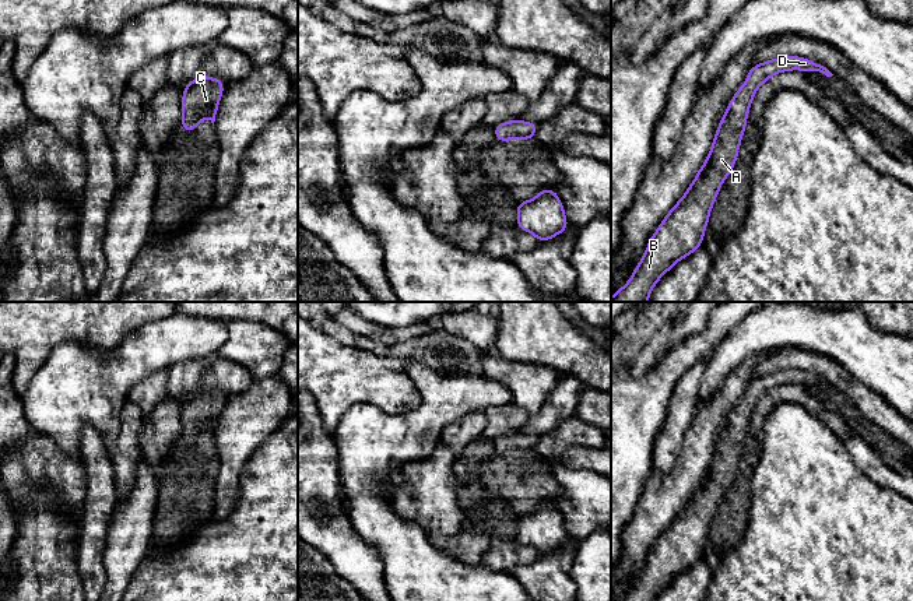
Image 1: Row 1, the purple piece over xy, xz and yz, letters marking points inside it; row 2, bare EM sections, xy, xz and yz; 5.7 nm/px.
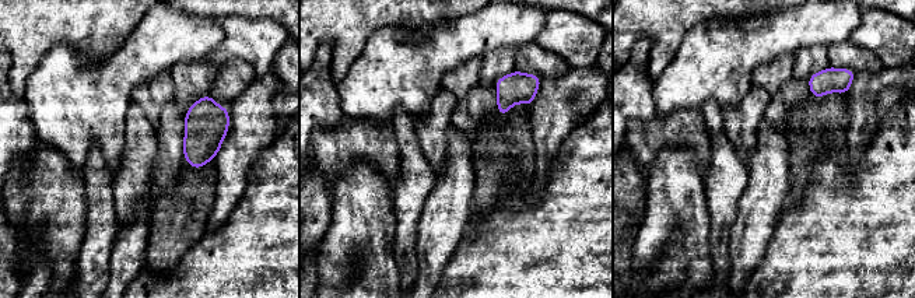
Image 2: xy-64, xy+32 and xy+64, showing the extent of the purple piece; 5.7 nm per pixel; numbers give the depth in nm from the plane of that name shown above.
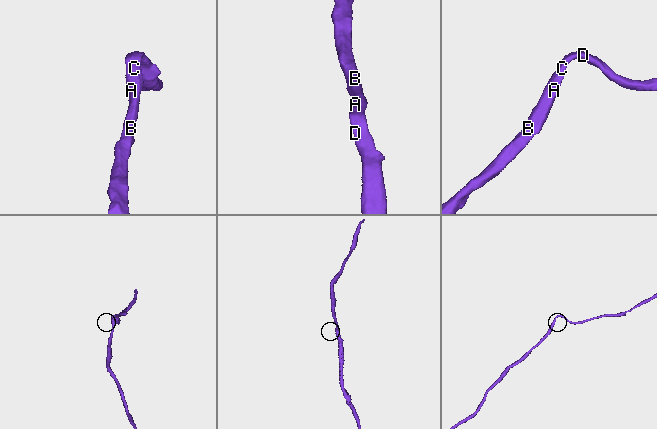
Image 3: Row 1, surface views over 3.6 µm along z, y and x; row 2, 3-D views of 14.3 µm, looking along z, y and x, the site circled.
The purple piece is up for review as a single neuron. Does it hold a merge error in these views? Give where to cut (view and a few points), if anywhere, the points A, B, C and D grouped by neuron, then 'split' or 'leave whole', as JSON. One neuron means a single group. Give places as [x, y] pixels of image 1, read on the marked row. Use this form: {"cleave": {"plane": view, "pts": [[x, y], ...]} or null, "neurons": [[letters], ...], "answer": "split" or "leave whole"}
{"cleave": null, "neurons": [["A", "B", "C", "D"]], "answer": "leave whole"}

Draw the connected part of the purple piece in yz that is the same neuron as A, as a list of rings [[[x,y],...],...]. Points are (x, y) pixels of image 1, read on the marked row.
[[[801,56],[776,57],[749,68],[745,84],[737,89],[717,126],[710,152],[693,182],[660,222],[629,281],[611,302],[647,302],[660,278],[703,245],[712,207],[738,158],[756,89],[770,77],[791,70],[833,75],[826,67]]]

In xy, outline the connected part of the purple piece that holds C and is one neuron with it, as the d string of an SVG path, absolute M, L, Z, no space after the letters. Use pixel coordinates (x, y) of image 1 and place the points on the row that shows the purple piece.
M203 71L190 80L182 92L182 131L190 133L208 117L214 126L220 101L224 94L221 78L208 78Z

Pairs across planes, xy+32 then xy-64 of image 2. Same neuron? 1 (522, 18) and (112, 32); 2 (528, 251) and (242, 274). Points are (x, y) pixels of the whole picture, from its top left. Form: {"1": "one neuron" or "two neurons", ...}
{"1": "two neurons", "2": "one neuron"}

